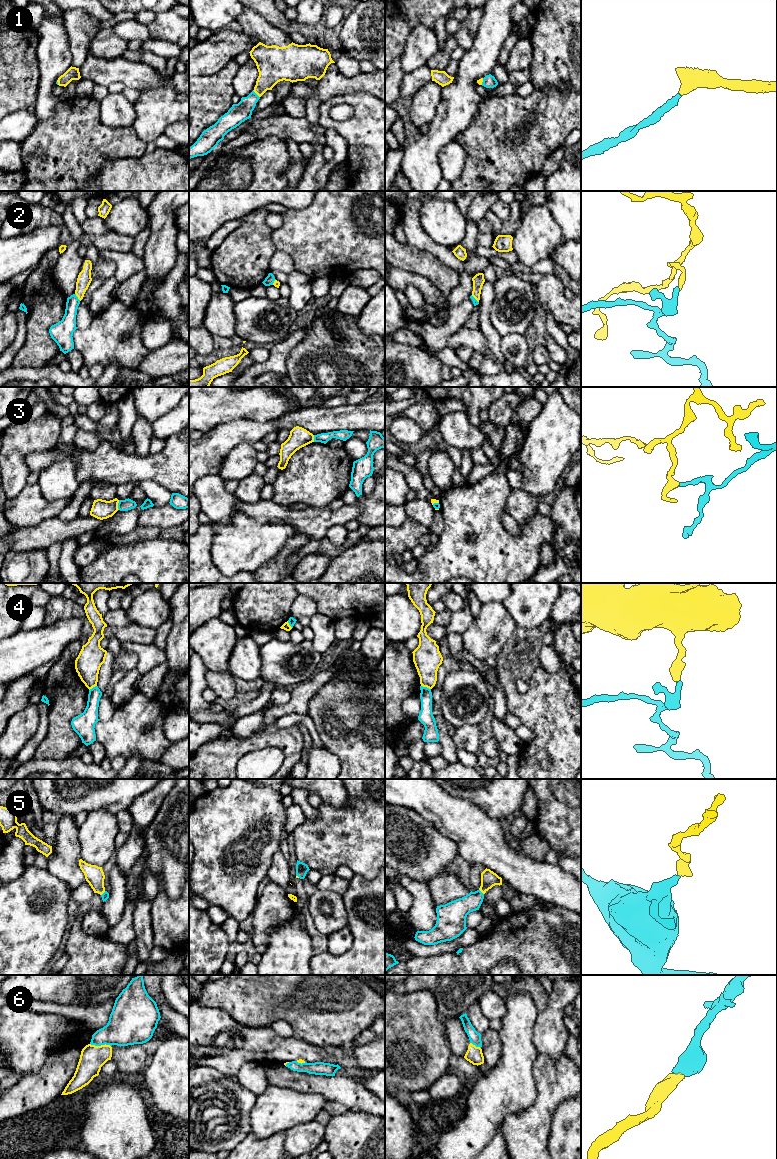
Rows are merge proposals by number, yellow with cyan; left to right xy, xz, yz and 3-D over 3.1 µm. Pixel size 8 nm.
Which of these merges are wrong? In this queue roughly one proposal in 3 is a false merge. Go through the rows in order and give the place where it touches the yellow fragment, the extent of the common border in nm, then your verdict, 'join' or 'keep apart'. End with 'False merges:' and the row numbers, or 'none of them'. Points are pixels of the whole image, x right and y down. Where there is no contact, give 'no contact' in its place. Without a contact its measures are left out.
1: contact xz (256, 93); length 80 nm; join
2: contact xy (77, 296); length 80 nm; keep apart
3: contact xy (117, 505); length 80 nm; keep apart
4: contact yz (426, 686); length 90 nm; keep apart
5: contact yz (481, 891); length 60 nm; join
6: contact xy (101, 1045); length 170 nm; join
False merges: 2, 3, 4

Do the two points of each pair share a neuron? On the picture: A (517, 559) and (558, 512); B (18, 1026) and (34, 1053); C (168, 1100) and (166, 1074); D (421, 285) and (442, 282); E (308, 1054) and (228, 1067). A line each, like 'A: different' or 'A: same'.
A: different
B: same
C: same
D: different
E: same

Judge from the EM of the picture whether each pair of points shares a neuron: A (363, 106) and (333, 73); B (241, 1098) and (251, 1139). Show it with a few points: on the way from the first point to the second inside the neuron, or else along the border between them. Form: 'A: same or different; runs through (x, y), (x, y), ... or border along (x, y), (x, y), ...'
A: different; border along (373, 94), (367, 91), (349, 91), (328, 100)
B: different; border along (250, 1132), (233, 1148)

